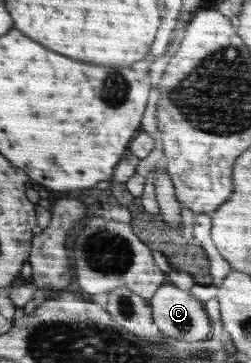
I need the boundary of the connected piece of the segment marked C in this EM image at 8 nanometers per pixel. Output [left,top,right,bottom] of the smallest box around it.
[147,282,211,343]

